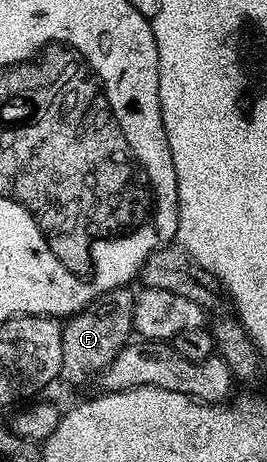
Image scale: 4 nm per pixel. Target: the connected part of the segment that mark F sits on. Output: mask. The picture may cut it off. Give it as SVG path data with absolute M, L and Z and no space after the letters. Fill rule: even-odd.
M130 286L118 287L94 299L85 310L78 311L62 324L61 369L62 382L87 383L103 374L121 349L132 342L133 315L136 292Z

